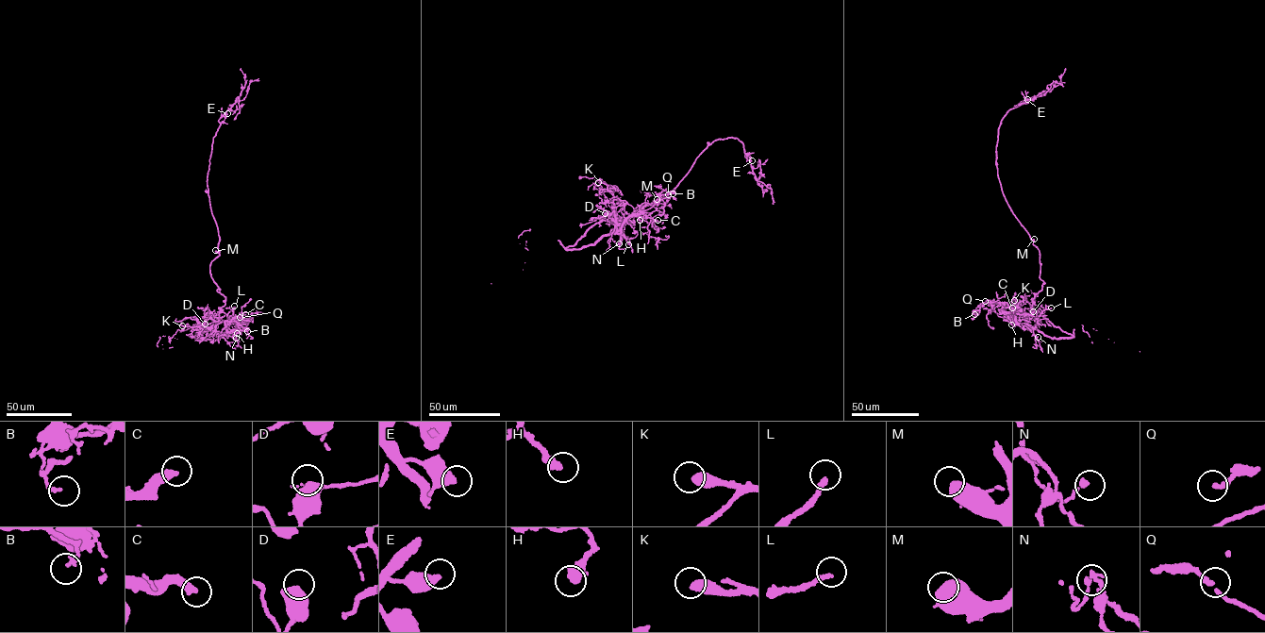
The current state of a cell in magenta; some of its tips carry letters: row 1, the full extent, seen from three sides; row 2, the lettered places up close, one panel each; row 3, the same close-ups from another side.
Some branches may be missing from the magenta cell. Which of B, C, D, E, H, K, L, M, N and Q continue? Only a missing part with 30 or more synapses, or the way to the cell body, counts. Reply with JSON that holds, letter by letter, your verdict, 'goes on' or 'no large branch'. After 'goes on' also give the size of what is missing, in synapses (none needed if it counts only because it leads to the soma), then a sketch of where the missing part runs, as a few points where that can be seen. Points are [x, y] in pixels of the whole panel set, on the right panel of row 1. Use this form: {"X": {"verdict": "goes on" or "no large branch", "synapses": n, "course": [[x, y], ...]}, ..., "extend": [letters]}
{"B": {"verdict": "no large branch"}, "C": {"verdict": "goes on", "synapses": 120, "course": [[1012, 308], [1005, 303], [996, 306], [981, 301], [983, 307], [990, 299]]}, "D": {"verdict": "no large branch"}, "E": {"verdict": "no large branch"}, "H": {"verdict": "no large branch"}, "K": {"verdict": "goes on", "synapses": 35, "course": [[1014, 300], [1026, 294], [1035, 285], [1049, 283], [1044, 285], [1035, 280]]}, "L": {"verdict": "goes on", "synapses": 35, "course": [[1051, 308], [1058, 308], [1062, 317], [1064, 309], [1059, 311]]}, "M": {"verdict": "no large branch"}, "N": {"verdict": "no large branch"}, "Q": {"verdict": "no large branch"}, "extend": ["C", "K", "L"]}

